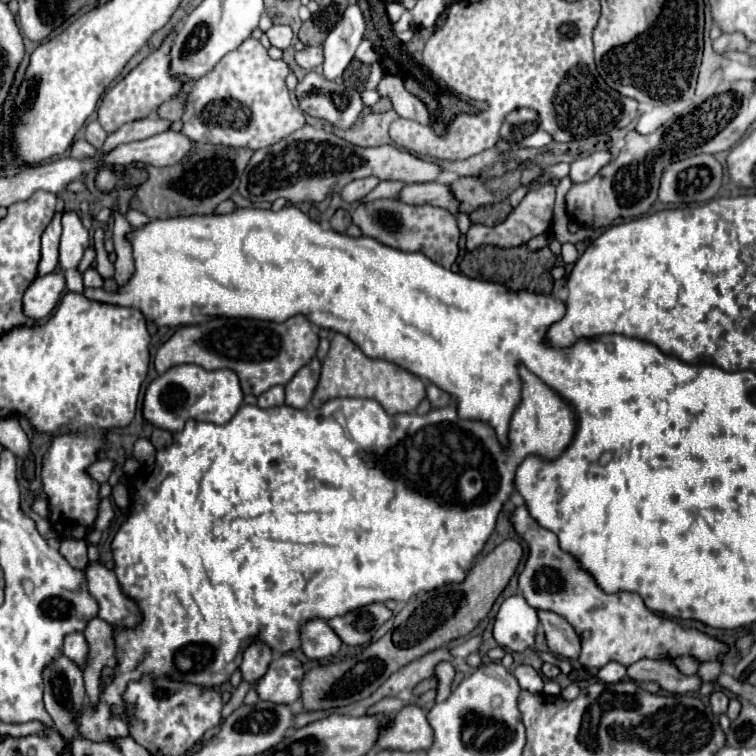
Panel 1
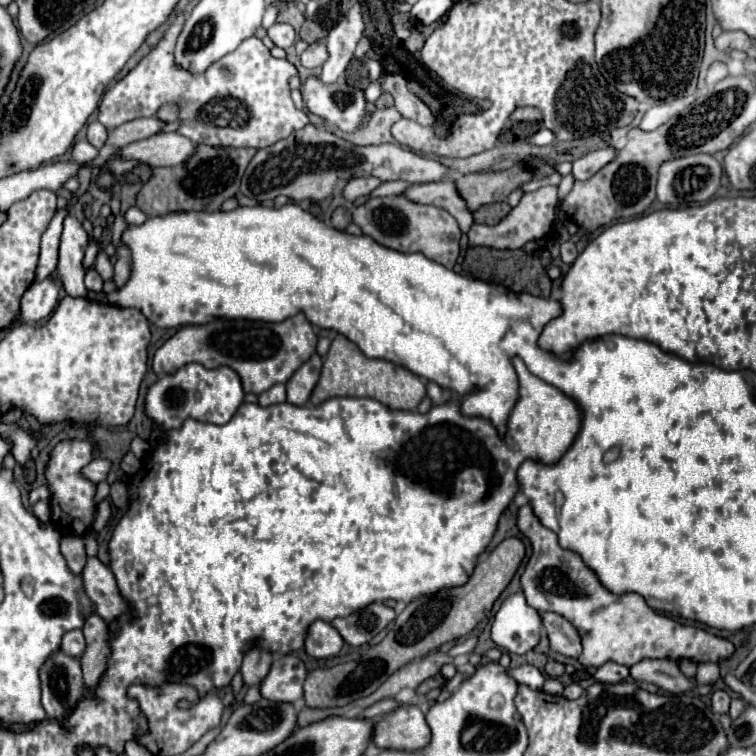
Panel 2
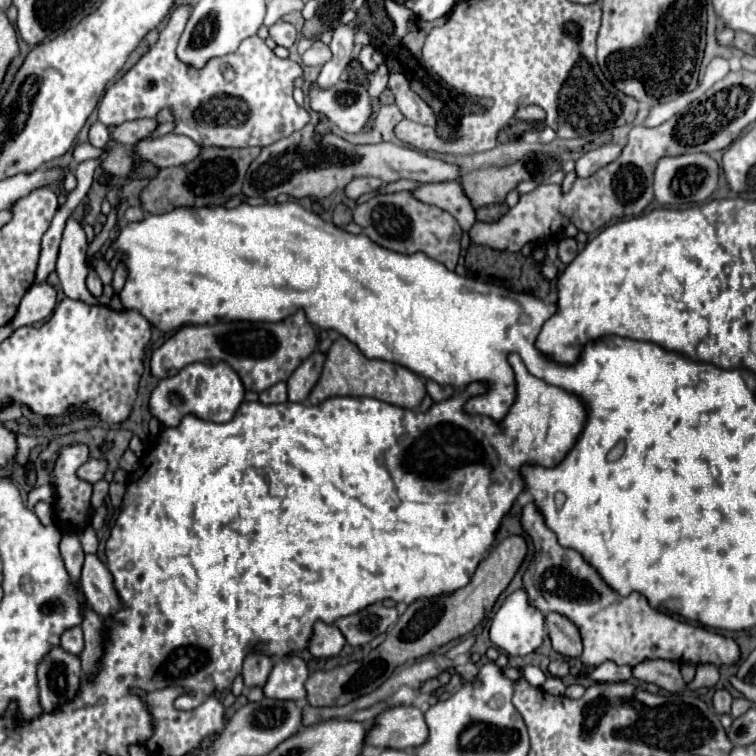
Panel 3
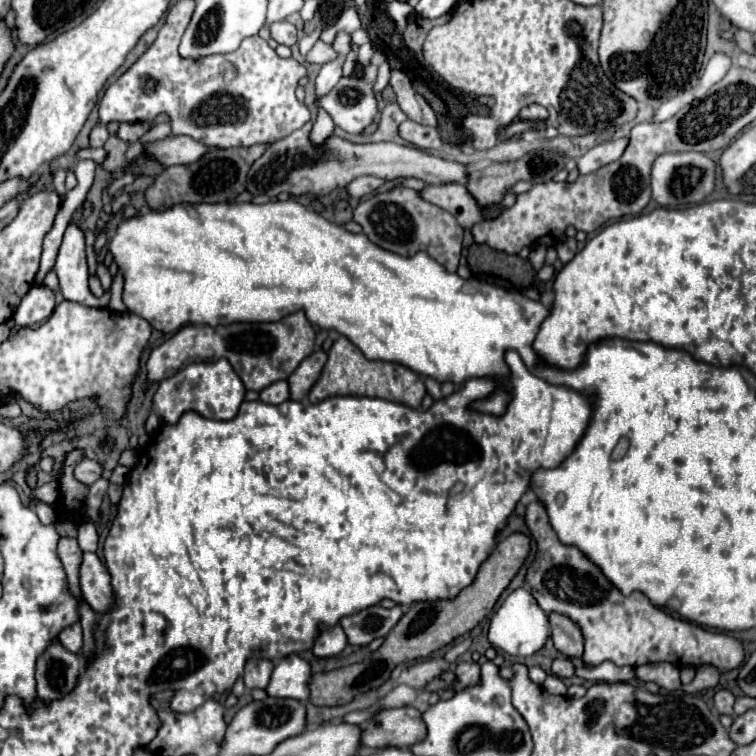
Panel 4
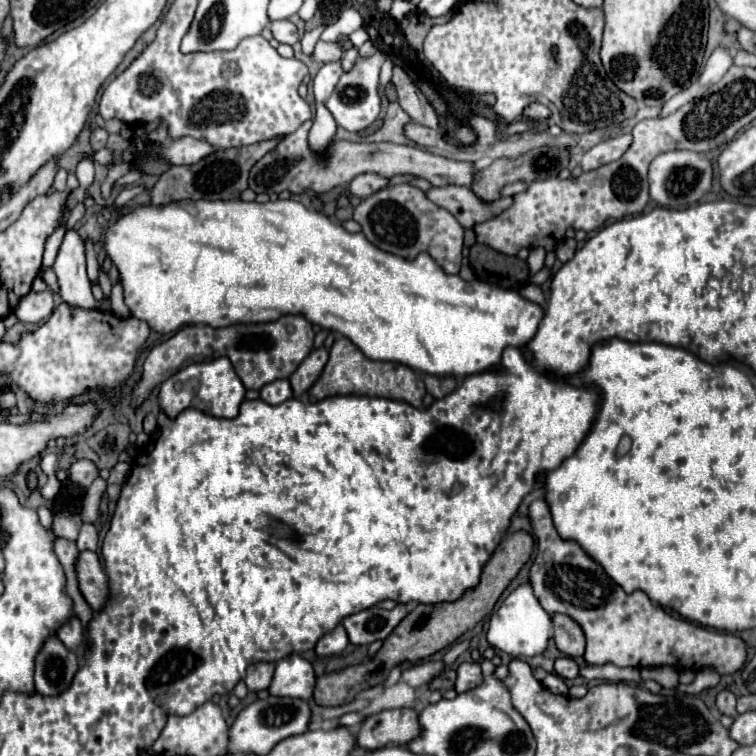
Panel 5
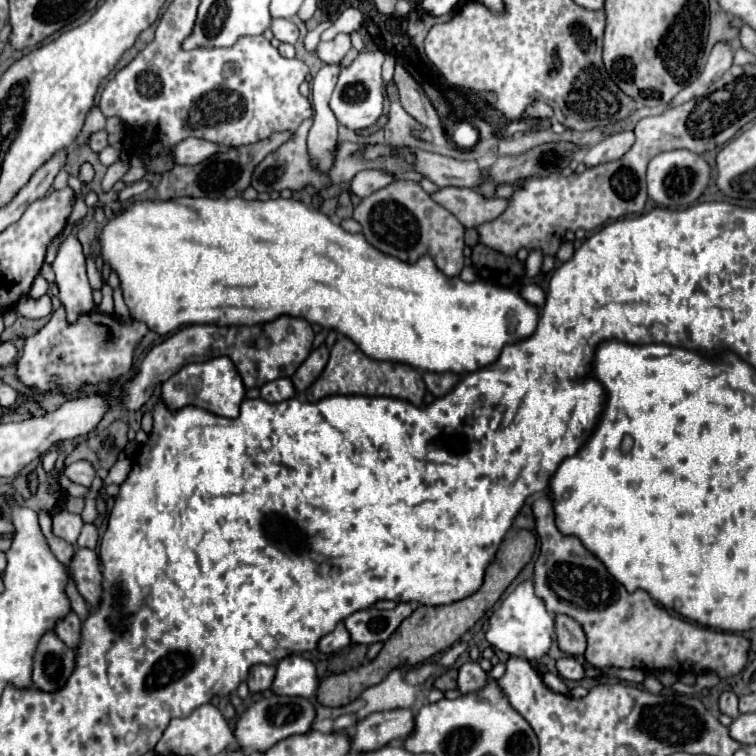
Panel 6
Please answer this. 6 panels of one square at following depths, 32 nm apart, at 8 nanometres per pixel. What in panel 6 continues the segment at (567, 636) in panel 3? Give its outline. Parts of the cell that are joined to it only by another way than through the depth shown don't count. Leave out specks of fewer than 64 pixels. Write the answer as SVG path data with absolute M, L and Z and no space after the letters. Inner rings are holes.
M556 614L554 622L556 622L558 648L568 656L582 656L586 650L586 636L580 624L566 614Z

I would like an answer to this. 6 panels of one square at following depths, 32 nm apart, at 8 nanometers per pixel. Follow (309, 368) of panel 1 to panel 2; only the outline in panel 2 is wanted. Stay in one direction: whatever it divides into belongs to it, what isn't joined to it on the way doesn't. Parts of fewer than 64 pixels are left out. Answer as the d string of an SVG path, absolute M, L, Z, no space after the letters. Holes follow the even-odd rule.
M314 354L304 366L296 370L296 374L286 382L286 402L294 406L306 406L310 400L310 394L320 378L322 358Z

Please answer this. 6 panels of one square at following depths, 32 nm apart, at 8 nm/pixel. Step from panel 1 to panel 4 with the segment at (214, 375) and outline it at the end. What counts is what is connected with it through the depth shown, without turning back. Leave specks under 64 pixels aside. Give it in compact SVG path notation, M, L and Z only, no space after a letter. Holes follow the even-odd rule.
M226 360L218 362L198 362L198 364L188 364L174 376L166 378L160 382L158 390L154 392L152 404L158 412L158 416L166 424L176 424L180 416L188 410L194 410L196 414L204 418L214 418L214 420L232 420L244 400L244 384L238 378L238 374L232 370L232 366Z

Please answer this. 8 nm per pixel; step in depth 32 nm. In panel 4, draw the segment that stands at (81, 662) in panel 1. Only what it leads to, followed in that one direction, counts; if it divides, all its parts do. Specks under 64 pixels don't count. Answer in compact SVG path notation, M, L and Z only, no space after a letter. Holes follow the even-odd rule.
M72 624L72 626L64 628L64 630L60 632L58 640L60 640L60 644L62 644L68 652L78 654L80 648L82 648L82 628L80 628L80 624Z

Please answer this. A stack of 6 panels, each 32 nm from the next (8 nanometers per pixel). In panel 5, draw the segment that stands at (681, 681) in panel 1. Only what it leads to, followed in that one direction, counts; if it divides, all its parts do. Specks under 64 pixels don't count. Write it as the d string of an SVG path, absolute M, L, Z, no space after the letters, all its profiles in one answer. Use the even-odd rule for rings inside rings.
M654 666L654 668L640 668L642 680L656 680L662 688L676 688L678 686L678 670L672 666Z

